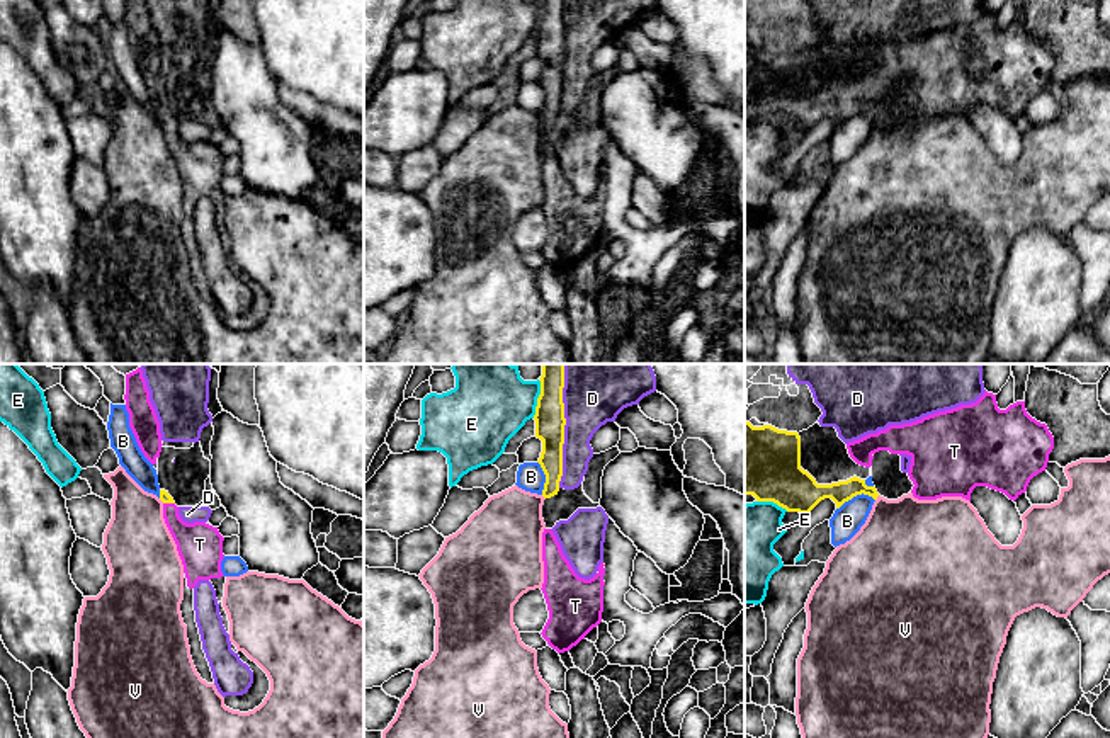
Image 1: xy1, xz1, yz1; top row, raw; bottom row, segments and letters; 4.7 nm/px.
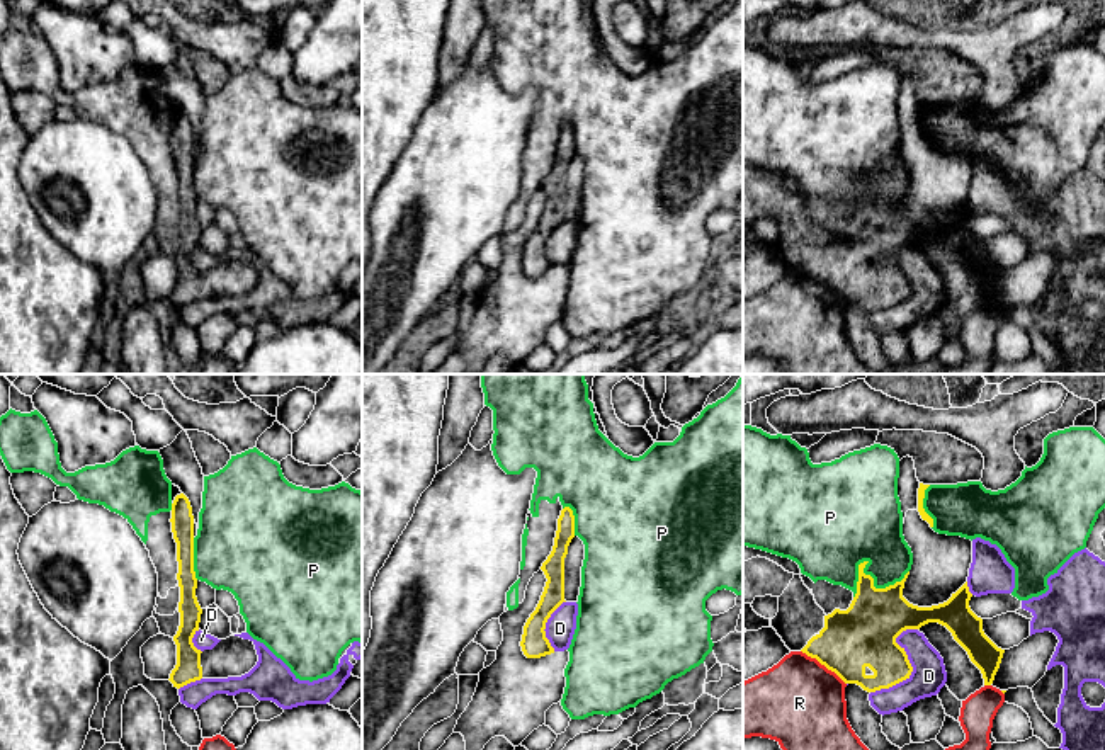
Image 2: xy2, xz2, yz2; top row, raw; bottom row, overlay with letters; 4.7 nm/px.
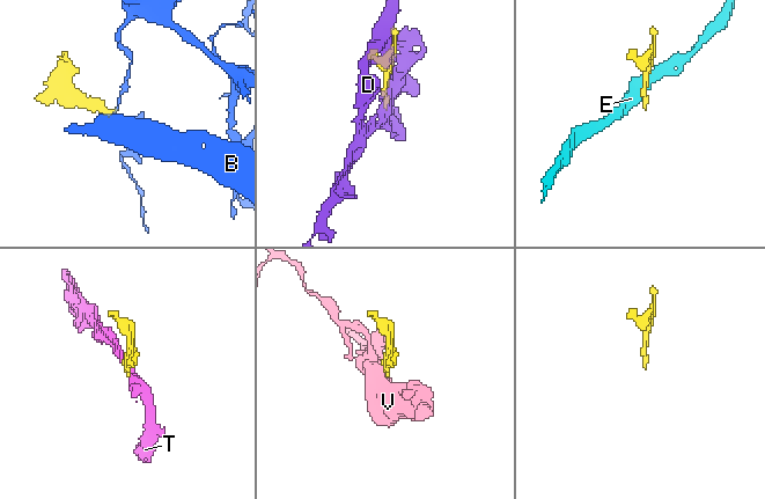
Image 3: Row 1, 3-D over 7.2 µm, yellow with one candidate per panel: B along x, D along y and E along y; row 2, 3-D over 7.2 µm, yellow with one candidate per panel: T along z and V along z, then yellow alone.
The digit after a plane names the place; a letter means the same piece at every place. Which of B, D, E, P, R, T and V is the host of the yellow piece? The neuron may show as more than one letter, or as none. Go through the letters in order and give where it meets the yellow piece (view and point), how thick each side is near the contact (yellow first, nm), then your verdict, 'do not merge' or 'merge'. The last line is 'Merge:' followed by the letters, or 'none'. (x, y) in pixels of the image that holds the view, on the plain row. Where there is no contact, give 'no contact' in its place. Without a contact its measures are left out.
B: contact yz1 (855, 114); calibres 170 and 140 nm; do not merge
D: contact xz1 (563, 53); calibres 140 and 240 nm; do not merge
E: contact xz1 (538, 19); calibres 140 and 320 nm; do not merge
P: contact yz2 (867, 194); calibres 280 and 380 nm; do not merge
R: contact yz2 (823, 283); calibres 300 and 420 nm; do not merge
T: contact xy1 (169, 121); calibres 50 and 220 nm; merge
V: contact yz1 (876, 118); calibres 100 and 420 nm; do not merge
Merge: T

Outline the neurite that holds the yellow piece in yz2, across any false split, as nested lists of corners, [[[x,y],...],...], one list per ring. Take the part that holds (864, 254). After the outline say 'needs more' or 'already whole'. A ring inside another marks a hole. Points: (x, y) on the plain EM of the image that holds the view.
[[[869,180],[858,184],[858,201],[857,213],[847,230],[835,228],[831,233],[824,235],[824,247],[813,255],[808,264],[801,269],[811,277],[816,277],[828,289],[835,291],[845,303],[857,303],[867,311],[876,311],[881,308],[889,308],[906,298],[910,298],[913,286],[908,279],[904,267],[896,262],[896,257],[906,248],[920,248],[928,241],[938,241],[945,245],[954,259],[967,270],[971,281],[981,289],[984,304],[991,304],[994,294],[1000,287],[1005,269],[998,267],[983,250],[983,238],[978,236],[971,226],[969,219],[972,213],[969,211],[967,201],[955,211],[952,216],[938,224],[932,226],[918,226],[910,223],[903,216],[904,201],[910,190],[904,194],[901,201],[889,204],[886,207],[876,207],[874,197],[864,192],[864,187]]] | already whole

